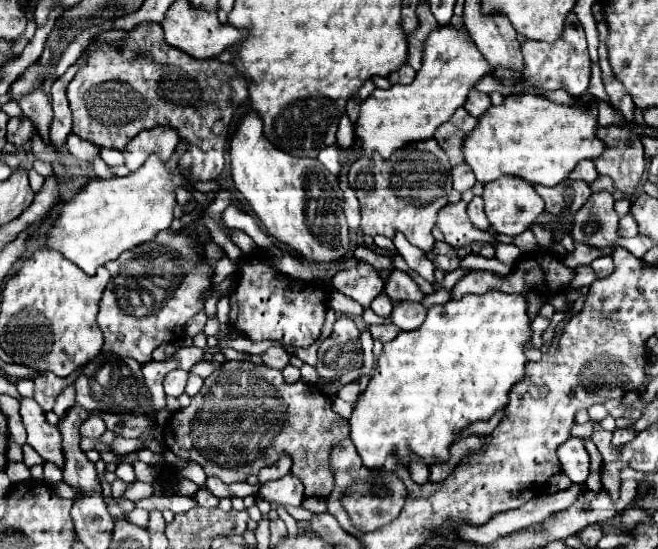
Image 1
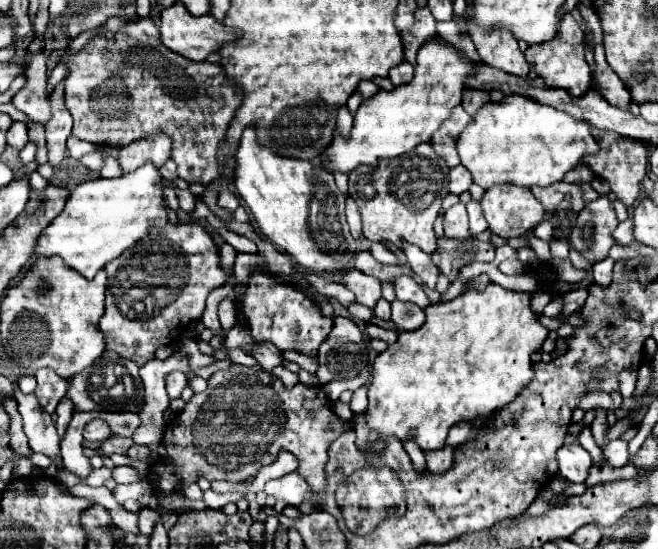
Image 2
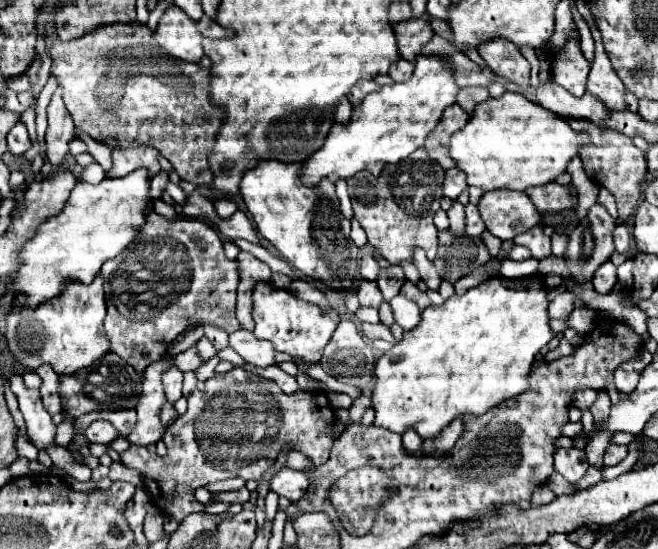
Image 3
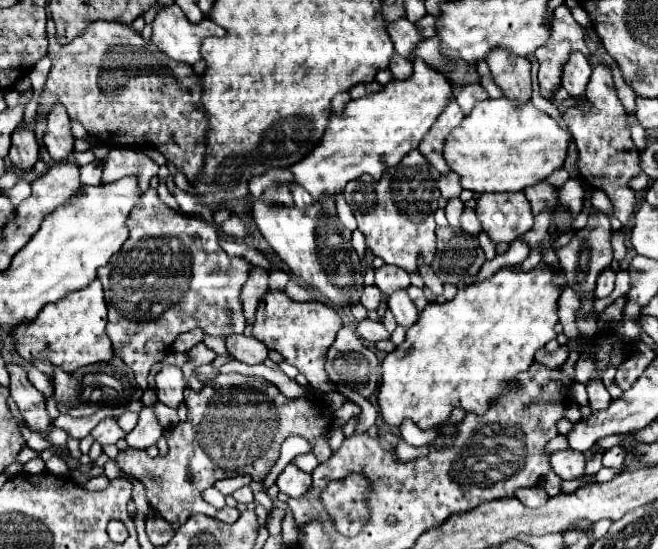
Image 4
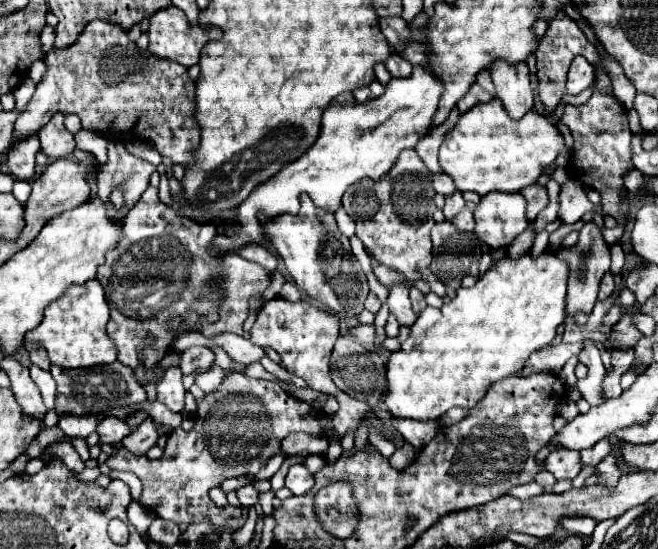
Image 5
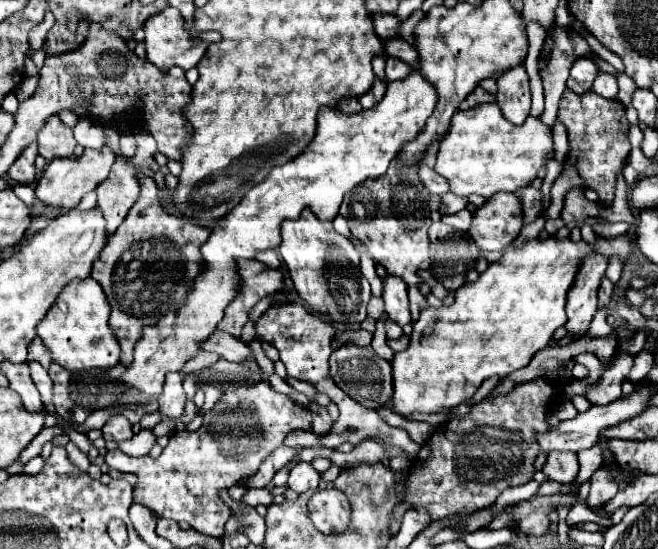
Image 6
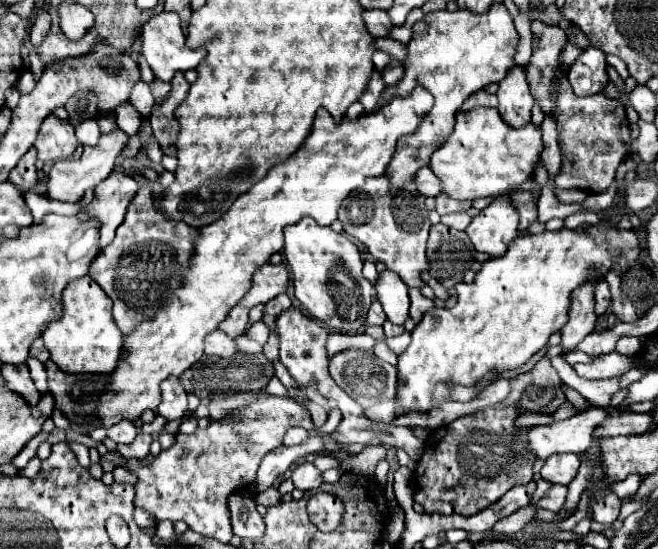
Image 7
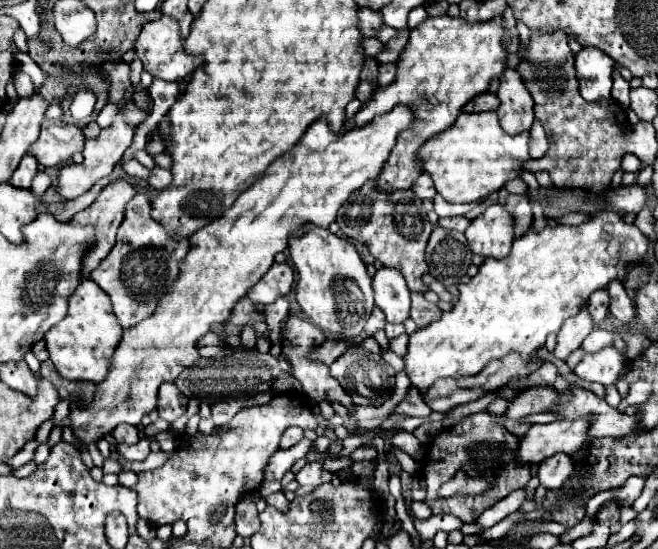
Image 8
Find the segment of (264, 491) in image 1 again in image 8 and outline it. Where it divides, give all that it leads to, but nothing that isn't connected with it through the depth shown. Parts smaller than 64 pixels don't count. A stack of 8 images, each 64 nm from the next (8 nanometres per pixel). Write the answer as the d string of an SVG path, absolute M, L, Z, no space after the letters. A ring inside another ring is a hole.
M308 462L300 472L296 472L296 482L306 488L316 488L330 482L330 472L326 472L318 462Z

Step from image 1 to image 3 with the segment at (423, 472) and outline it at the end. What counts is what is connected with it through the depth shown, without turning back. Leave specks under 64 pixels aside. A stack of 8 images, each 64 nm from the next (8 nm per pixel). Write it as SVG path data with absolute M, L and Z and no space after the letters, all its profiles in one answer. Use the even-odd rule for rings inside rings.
M406 430L404 434L402 434L402 442L404 442L404 448L410 452L410 454L414 454L414 456L422 456L422 440L420 440L420 436L414 432L414 430Z

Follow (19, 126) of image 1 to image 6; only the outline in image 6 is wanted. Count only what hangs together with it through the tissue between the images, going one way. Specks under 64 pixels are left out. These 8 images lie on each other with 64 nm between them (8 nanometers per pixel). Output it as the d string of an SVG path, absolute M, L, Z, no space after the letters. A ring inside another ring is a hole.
M32 142L28 148L22 150L22 154L14 160L12 168L8 170L8 180L10 184L32 184L36 180L36 170L34 170L34 160L38 156L36 142Z

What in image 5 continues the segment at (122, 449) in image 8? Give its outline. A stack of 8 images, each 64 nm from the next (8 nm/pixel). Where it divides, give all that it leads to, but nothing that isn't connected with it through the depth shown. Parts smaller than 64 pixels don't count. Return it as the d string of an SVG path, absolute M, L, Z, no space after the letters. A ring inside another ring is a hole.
M146 418L136 430L132 430L124 440L122 444L132 450L134 454L146 454L158 440L158 430L156 430L156 424L152 418Z

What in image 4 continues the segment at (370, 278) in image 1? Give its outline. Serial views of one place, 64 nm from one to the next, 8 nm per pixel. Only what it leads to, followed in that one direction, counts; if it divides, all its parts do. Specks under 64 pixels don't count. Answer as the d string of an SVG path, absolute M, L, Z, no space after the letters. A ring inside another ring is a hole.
M364 286L364 292L362 292L362 306L368 308L368 310L376 310L380 306L380 298L382 298L382 292L378 290L378 286Z

